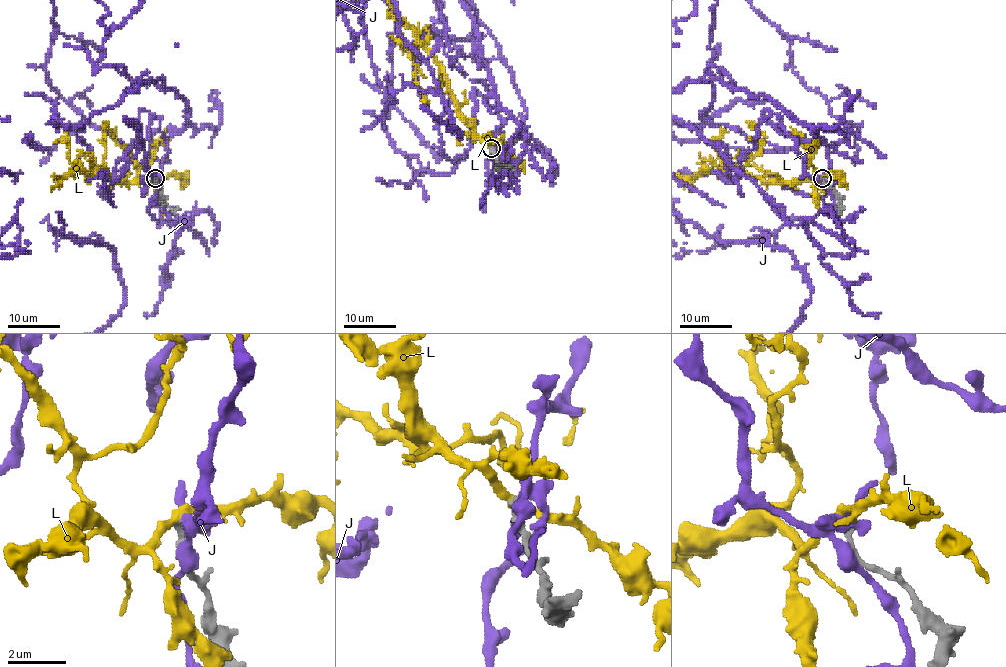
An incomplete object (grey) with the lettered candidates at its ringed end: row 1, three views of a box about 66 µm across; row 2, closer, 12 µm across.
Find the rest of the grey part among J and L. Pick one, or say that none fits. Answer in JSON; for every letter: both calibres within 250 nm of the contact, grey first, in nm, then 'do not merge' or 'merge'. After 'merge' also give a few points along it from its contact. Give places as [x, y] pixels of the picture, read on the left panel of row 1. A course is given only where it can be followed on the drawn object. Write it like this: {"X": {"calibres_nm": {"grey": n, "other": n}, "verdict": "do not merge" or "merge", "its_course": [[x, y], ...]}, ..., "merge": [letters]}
{"J": {"calibres_nm": {"grey": 280, "other": 400}, "verdict": "do not merge"}, "L": {"calibres_nm": {"grey": 220, "other": 300}, "verdict": "do not merge"}, "merge": []}

